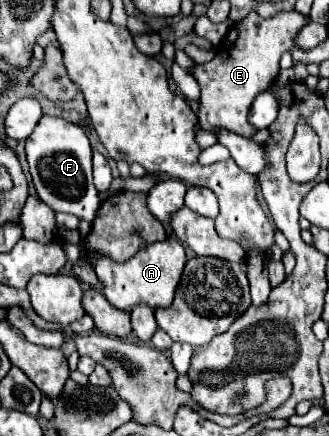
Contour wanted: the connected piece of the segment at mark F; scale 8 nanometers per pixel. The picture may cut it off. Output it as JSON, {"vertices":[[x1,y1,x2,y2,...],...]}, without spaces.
{"vertices":[[43,115,39,125,27,139,25,151,39,199,53,207,53,211,71,213,91,223,97,215,101,201,97,197,97,189,91,177,91,145,83,127,69,123,61,117]]}

